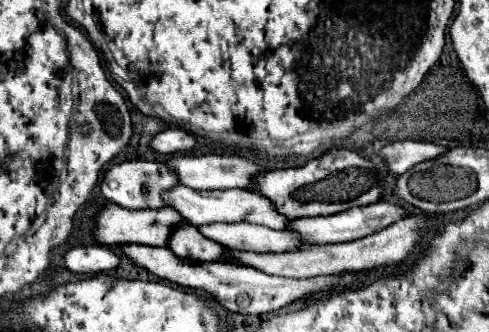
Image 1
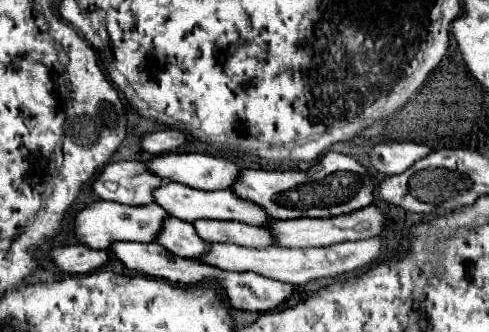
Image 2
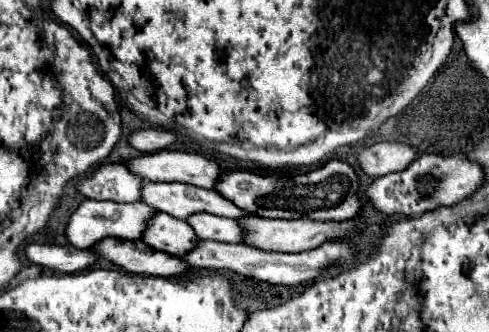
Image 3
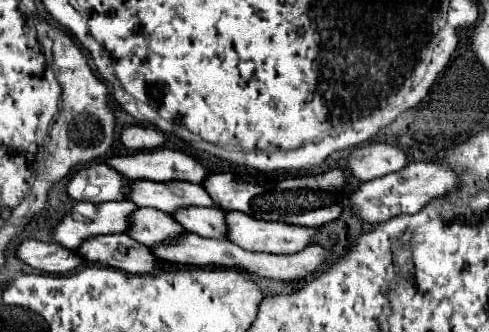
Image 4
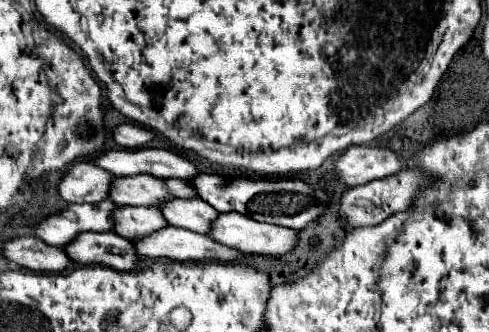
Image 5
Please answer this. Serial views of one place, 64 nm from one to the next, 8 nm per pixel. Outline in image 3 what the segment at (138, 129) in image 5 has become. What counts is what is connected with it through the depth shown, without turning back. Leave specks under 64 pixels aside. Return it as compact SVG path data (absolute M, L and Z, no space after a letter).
M138 130L130 136L130 146L134 146L144 154L152 154L168 148L176 140L178 136L170 130Z

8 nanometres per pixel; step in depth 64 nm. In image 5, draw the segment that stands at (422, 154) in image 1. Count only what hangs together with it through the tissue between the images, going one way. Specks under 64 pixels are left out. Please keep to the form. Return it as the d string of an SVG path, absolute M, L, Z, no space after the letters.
M350 146L336 162L336 178L350 188L386 178L400 170L400 158L390 148L380 146Z

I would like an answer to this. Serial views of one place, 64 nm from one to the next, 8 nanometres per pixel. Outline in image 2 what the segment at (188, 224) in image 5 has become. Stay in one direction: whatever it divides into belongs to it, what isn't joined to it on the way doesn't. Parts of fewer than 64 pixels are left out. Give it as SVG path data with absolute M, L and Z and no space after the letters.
M198 220L194 224L198 236L208 242L230 242L246 248L274 248L278 246L276 236L262 226L250 226L244 222L220 222L220 220Z

